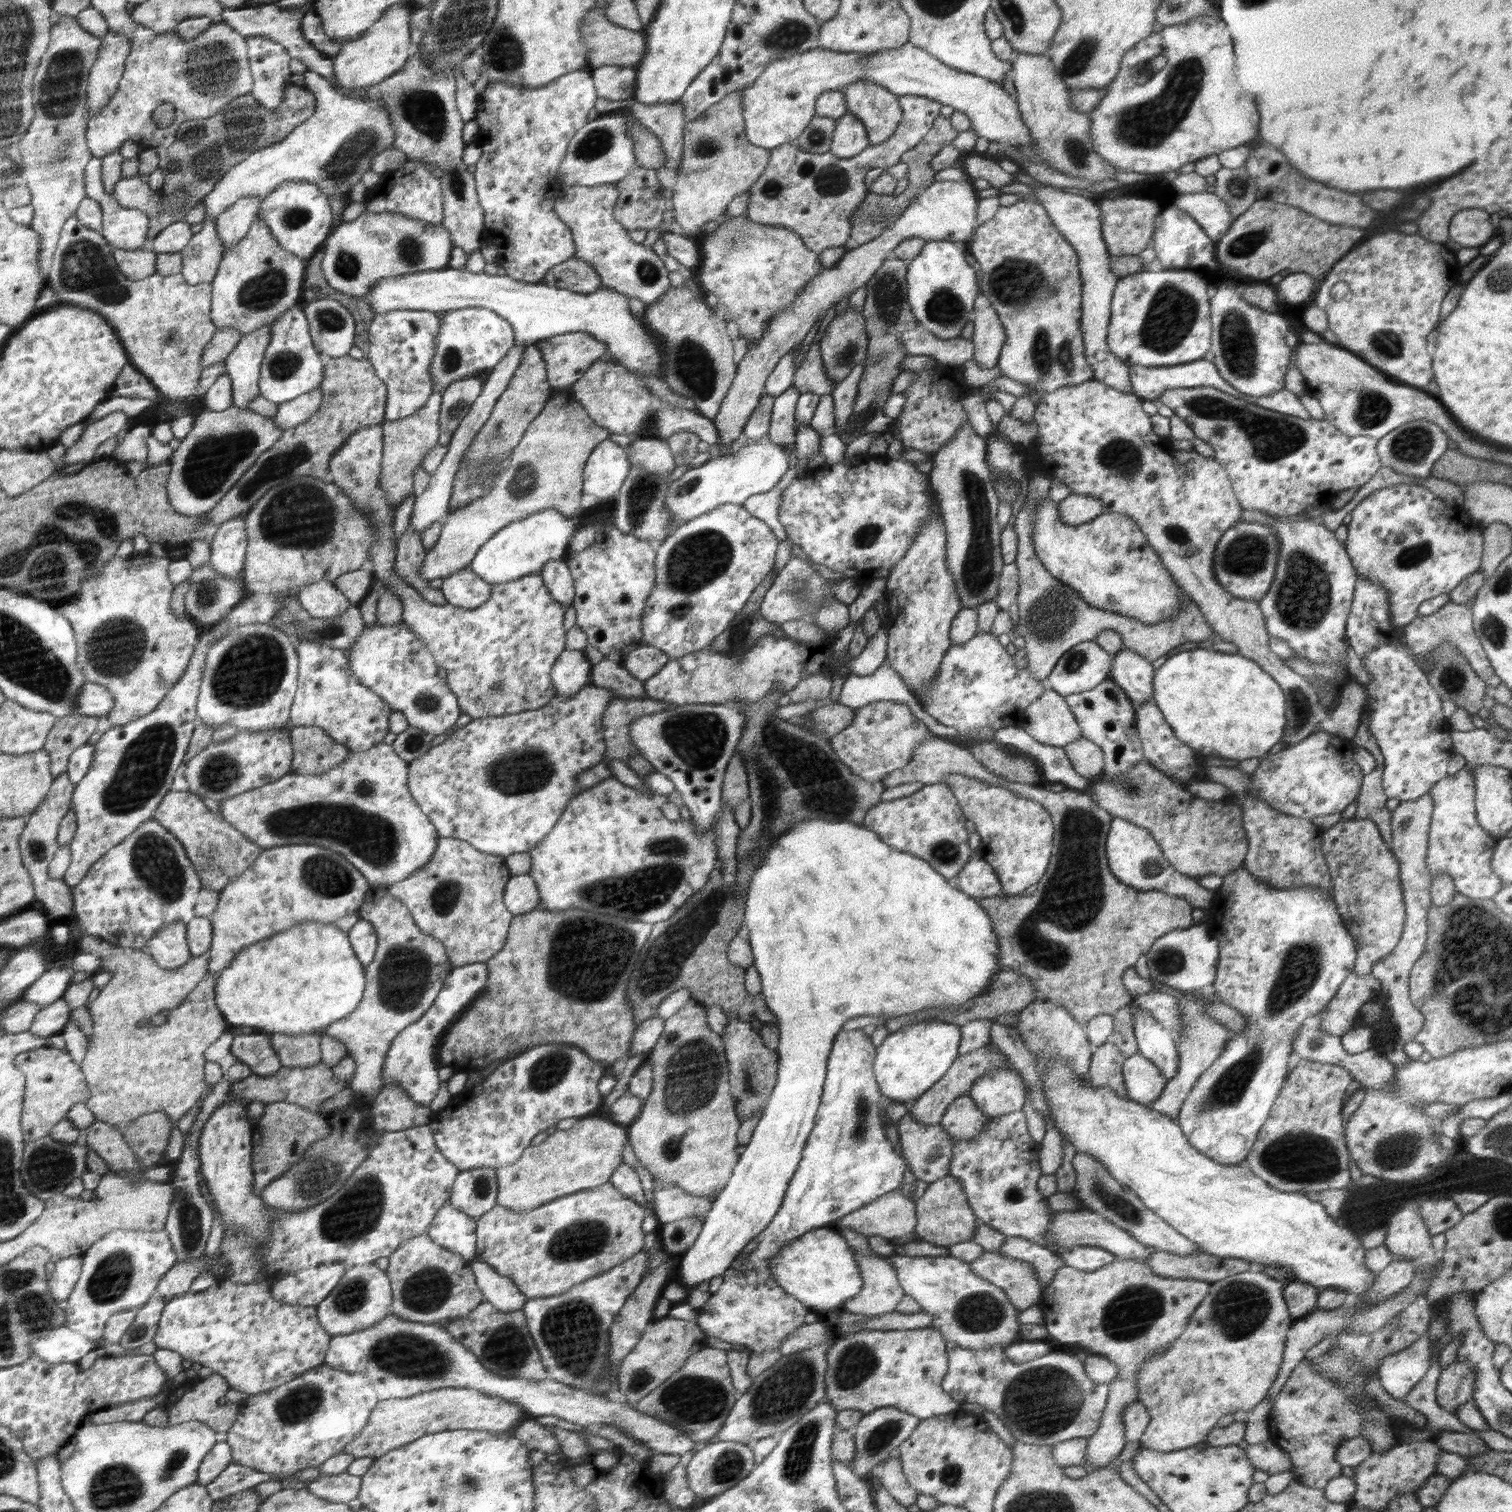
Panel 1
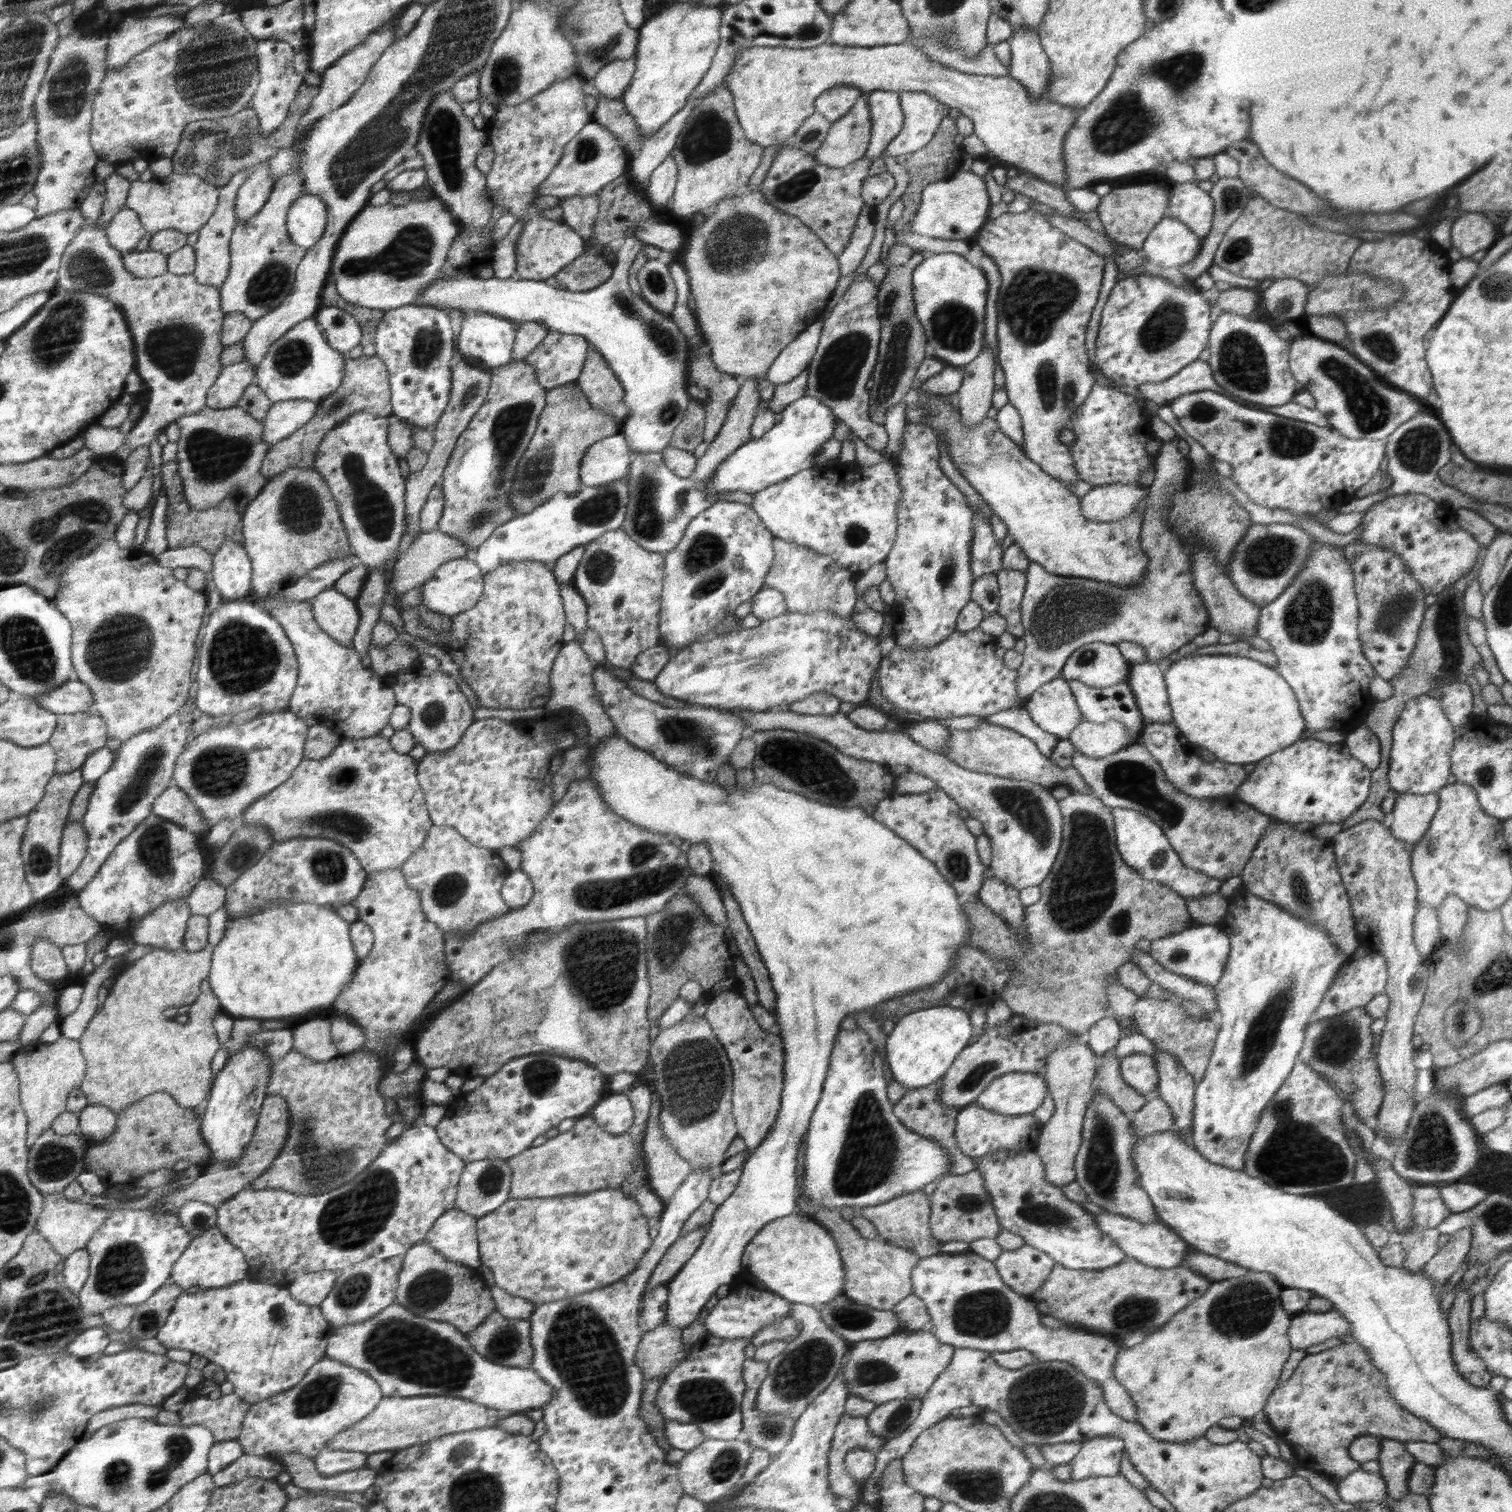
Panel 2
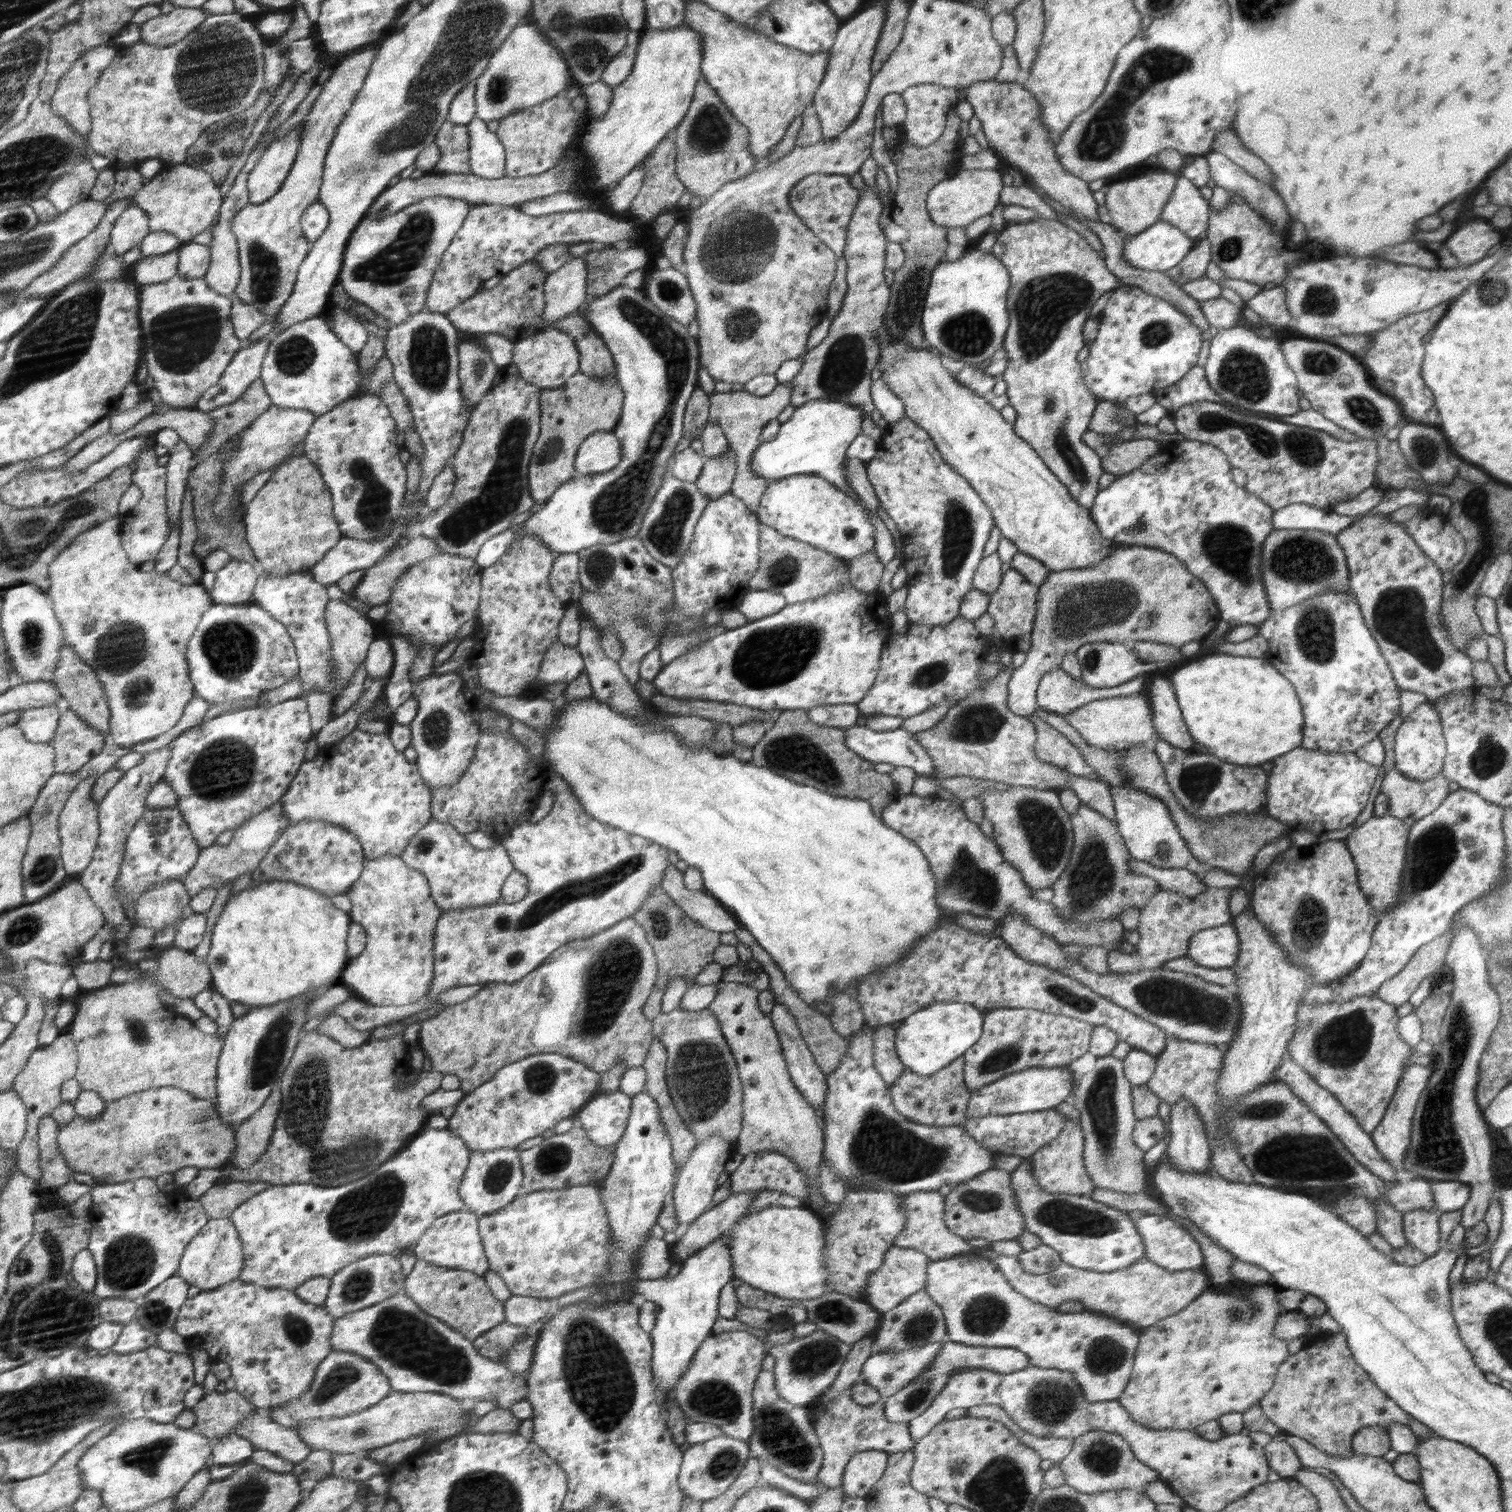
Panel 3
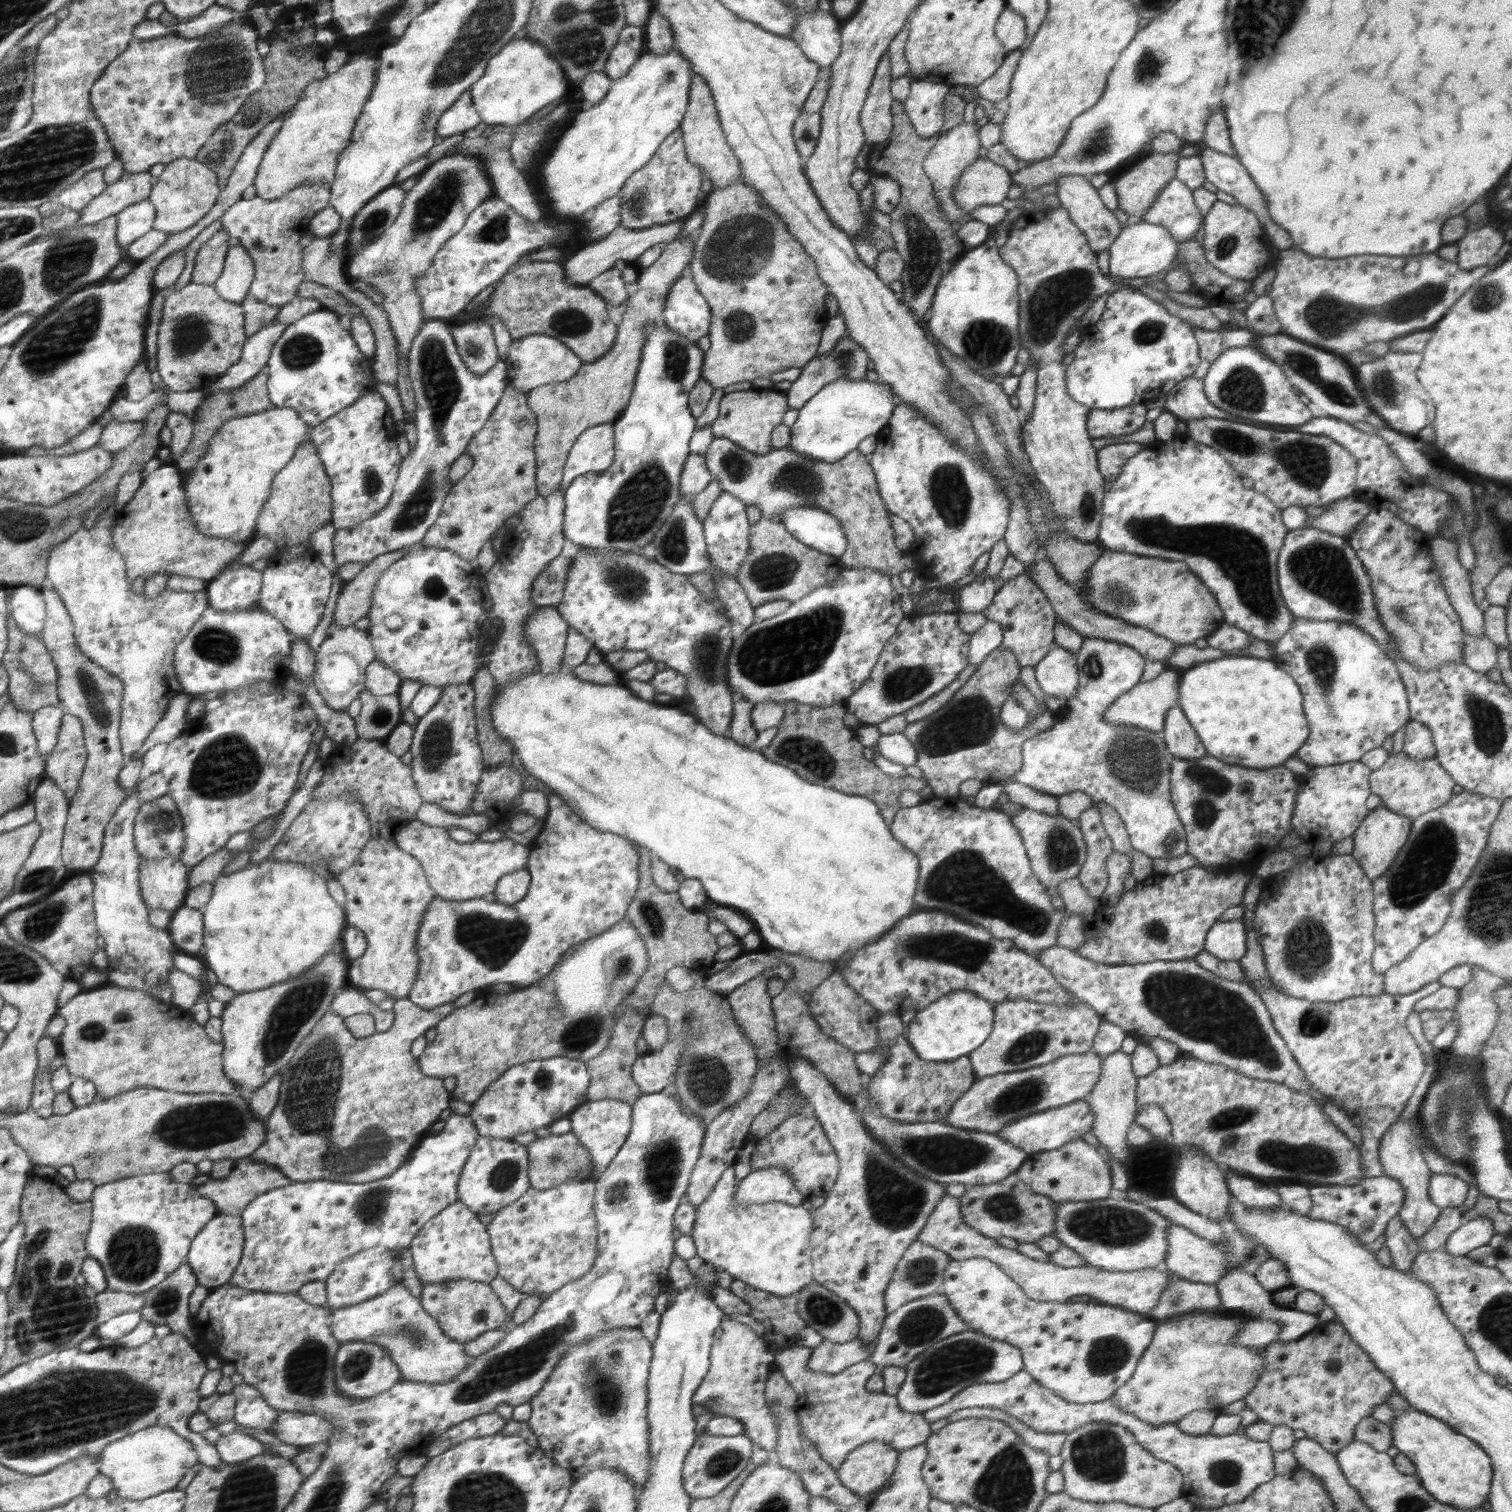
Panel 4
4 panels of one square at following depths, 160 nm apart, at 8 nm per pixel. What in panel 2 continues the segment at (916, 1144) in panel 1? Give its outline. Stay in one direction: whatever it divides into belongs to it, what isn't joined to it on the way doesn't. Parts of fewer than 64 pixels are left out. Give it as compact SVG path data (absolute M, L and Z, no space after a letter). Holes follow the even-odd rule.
M941 1079L929 1086L922 1088L910 1088L907 1093L893 1105L893 1113L899 1118L906 1128L917 1132L920 1136L933 1138L941 1148L949 1152L953 1161L949 1164L950 1175L963 1175L976 1169L976 1162L970 1156L966 1156L957 1145L955 1139L956 1115L962 1106L944 1106L940 1097Z

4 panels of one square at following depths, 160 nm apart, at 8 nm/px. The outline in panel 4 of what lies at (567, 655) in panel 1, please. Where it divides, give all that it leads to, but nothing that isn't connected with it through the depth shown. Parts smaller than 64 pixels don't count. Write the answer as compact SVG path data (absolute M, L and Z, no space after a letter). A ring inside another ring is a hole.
M556 606L541 607L529 616L523 633L540 658L541 674L554 674L563 669L561 660L568 627Z

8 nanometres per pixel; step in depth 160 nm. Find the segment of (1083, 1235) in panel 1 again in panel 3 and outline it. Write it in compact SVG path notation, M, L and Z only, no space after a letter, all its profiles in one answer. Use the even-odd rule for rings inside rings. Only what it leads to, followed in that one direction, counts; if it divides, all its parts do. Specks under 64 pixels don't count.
M1144 1216L1134 1219L1134 1227L1144 1241L1144 1249L1146 1249L1144 1259L1151 1260L1152 1263L1170 1272L1204 1270L1202 1250L1196 1240L1178 1222L1162 1216Z

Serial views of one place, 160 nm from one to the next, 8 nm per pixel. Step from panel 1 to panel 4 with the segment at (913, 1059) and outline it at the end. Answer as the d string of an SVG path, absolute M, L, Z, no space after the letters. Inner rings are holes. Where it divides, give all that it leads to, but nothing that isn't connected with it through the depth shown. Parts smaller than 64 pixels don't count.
M957 990L918 1011L905 1031L917 1056L942 1062L960 1058L978 1048L989 1037L993 1020L994 1007L985 998L967 990Z

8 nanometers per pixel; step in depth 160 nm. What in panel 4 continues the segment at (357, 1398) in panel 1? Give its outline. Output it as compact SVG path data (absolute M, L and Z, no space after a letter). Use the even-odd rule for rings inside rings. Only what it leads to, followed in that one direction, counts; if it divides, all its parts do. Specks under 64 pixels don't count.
M364 1341L341 1344L333 1366L337 1390L349 1398L372 1398L390 1390L401 1378L400 1368L386 1349ZM246 1432L223 1435L215 1447L225 1464L247 1462L255 1456L264 1454L264 1445Z

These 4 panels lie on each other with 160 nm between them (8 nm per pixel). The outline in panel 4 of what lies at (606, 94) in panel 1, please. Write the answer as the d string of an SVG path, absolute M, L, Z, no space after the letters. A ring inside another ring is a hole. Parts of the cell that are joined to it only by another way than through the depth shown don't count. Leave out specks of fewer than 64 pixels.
M626 26L621 31L619 42L610 53L604 72L615 82L622 78L645 51L645 29Z

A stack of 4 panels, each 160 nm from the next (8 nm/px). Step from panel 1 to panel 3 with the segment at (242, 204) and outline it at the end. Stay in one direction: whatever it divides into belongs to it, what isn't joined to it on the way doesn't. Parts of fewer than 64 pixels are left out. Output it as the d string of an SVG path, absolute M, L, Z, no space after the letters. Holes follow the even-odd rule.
M303 122L282 139L273 140L248 178L249 202L262 204L280 190L292 170L300 146Z

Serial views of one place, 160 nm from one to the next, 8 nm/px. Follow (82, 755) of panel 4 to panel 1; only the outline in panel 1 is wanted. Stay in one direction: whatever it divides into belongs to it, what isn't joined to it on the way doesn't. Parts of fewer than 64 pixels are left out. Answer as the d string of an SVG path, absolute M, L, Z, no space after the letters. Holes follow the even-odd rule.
M76 712L56 720L43 748L49 752L52 762L50 773L54 778L66 773L70 754L92 738L92 734L96 732L98 719L98 716L84 716Z

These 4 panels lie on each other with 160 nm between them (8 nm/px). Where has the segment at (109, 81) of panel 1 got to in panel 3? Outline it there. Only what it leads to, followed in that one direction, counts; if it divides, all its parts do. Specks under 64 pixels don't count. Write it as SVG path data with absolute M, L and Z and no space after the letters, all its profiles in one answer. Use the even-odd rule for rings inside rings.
M177 7L140 25L139 42L164 47L185 38L193 28L200 26L210 14L203 8Z

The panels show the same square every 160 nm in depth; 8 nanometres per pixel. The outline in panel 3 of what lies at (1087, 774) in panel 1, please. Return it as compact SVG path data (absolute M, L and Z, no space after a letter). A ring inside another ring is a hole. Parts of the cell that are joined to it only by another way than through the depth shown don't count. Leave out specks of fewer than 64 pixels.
M1145 689L1128 696L1093 700L1073 710L1064 718L1076 732L1080 733L1080 737L1087 745L1098 749L1106 749L1118 744L1141 745L1156 733L1153 725L1151 702Z

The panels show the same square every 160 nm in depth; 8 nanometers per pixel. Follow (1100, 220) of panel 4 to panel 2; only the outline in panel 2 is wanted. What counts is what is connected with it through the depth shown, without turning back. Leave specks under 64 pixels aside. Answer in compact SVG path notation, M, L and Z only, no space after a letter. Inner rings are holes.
M910 41L898 44L886 44L874 47L854 47L833 45L826 42L821 47L812 49L788 49L783 47L751 47L740 49L733 70L723 82L735 98L736 113L745 136L764 148L781 144L792 138L809 116L816 111L816 100L833 86L849 84L857 86L863 92L884 90L900 92L927 92L936 100L958 108L964 116L972 119L975 133L989 150L988 158L1000 159L1014 167L1028 172L1047 183L1064 184L1068 178L1062 150L1067 130L1073 127L1081 110L1053 103L1044 98L1031 102L1023 84L1006 76L973 75L963 73L931 59L920 48L914 48Z

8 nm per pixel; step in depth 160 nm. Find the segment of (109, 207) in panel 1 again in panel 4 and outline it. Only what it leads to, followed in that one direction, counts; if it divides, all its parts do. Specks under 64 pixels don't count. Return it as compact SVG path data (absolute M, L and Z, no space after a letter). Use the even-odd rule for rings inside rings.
M147 198L126 207L117 214L117 243L125 249L130 247L130 244L154 229L156 216L156 205Z

